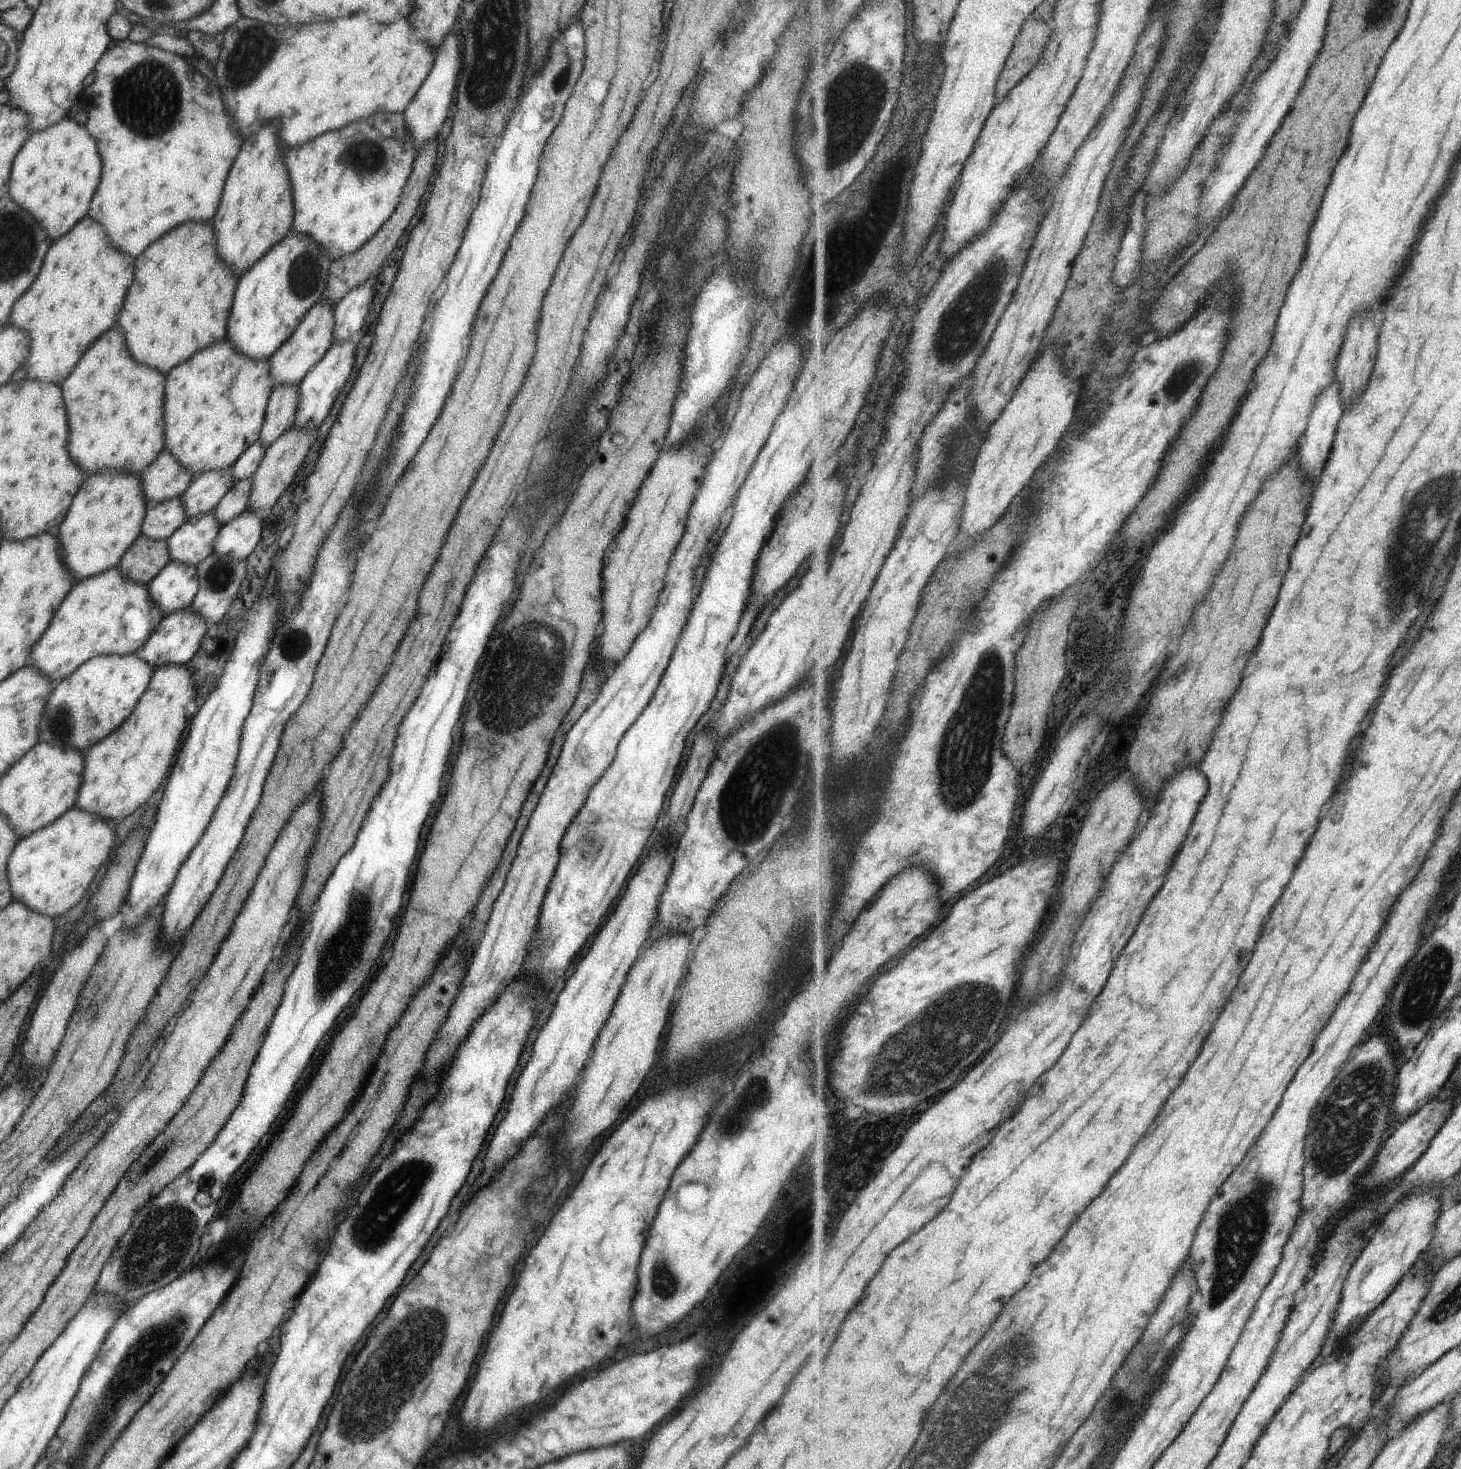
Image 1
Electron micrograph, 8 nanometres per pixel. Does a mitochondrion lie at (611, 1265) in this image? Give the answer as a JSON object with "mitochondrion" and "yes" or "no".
{"mitochondrion":"no"}

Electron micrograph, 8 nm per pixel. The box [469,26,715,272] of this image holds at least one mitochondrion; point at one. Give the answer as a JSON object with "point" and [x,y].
{"point":[559,84]}

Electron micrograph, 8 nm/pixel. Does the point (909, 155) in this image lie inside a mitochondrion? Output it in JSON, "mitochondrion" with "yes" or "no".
{"mitochondrion":"no"}

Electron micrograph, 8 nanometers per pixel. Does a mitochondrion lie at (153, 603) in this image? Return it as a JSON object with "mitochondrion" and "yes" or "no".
{"mitochondrion":"no"}

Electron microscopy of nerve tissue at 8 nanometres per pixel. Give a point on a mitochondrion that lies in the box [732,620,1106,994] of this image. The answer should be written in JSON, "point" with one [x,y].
{"point":[967,748]}

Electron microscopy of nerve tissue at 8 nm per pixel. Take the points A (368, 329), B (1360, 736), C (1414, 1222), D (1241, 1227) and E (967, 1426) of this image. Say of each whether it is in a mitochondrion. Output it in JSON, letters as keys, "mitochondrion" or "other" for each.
{"A":"other","B":"other","C":"other","D":"mitochondrion","E":"mitochondrion"}

